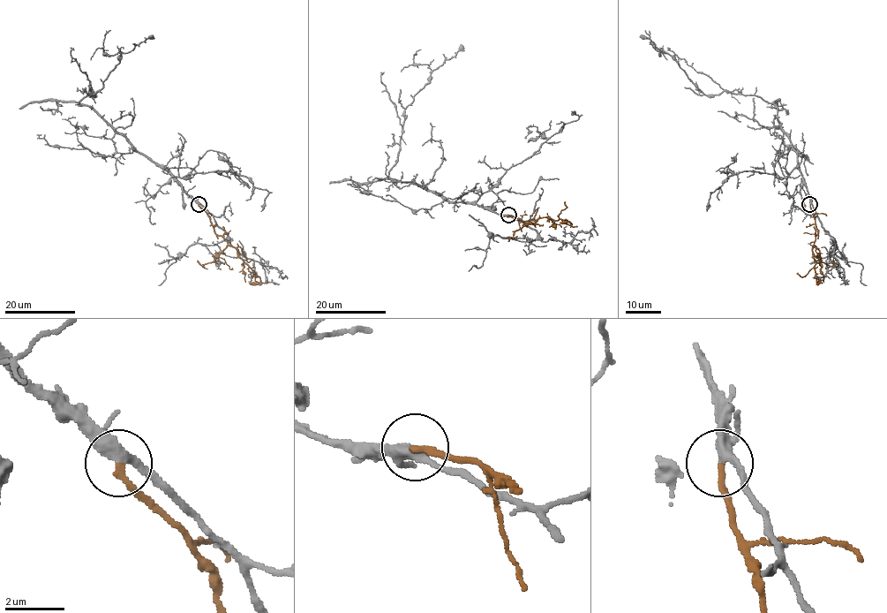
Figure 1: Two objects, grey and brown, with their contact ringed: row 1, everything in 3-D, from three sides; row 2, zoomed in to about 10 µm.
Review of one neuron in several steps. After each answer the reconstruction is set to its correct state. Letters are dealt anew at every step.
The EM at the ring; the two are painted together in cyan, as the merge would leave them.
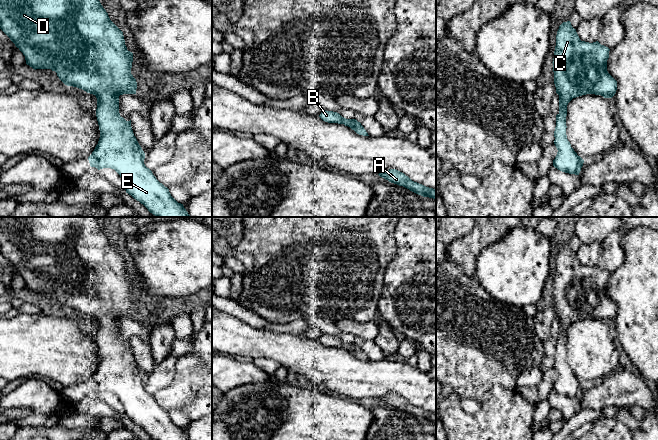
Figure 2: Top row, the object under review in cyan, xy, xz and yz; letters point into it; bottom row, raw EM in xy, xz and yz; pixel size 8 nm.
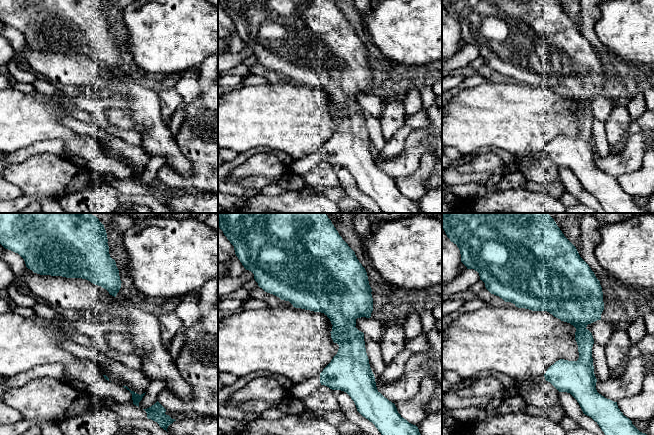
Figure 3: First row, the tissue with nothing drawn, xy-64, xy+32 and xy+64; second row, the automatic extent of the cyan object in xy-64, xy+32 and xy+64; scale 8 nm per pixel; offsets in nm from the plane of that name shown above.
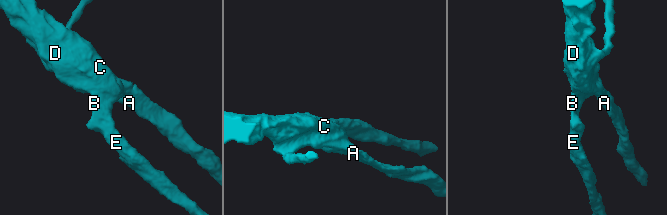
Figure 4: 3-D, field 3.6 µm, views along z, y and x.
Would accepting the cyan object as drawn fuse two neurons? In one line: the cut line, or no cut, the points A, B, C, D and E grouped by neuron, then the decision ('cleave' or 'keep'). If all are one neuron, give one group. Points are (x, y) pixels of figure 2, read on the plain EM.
cut none; groups A B C D E; keep

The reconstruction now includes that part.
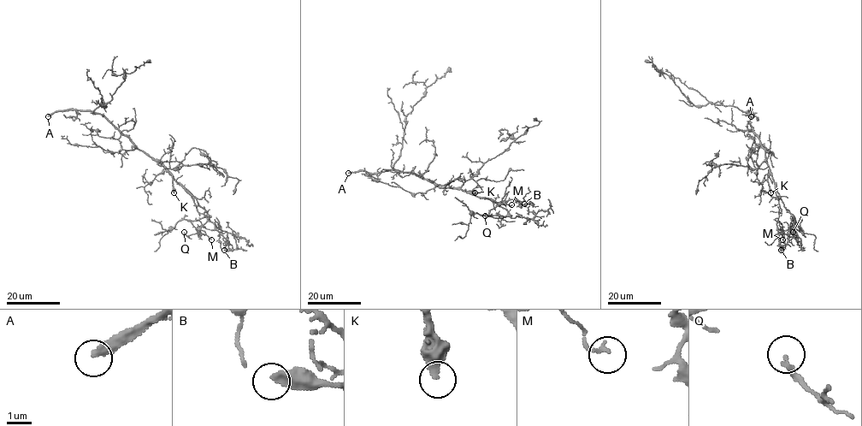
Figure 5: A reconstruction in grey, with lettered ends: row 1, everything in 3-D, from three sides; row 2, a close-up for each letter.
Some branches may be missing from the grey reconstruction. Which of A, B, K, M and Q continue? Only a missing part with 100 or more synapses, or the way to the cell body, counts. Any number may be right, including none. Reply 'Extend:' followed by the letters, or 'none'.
Extend: A, K

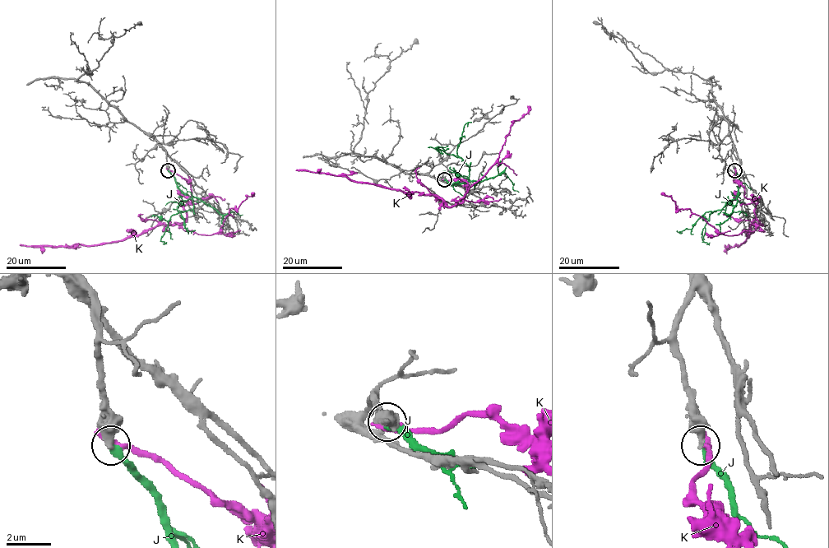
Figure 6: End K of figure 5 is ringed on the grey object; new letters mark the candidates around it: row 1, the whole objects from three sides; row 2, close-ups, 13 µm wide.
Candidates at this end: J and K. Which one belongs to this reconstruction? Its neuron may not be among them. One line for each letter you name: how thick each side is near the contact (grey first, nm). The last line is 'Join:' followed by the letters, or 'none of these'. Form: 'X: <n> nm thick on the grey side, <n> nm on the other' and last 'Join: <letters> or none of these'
J: 500 nm thick on the grey side, 280 nm on the other
Join: J

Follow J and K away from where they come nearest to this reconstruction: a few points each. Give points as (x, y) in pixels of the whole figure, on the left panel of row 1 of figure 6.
J: (168, 170), (176, 186), (192, 199), (193, 205), (192, 209), (170, 217), (160, 240), (166, 242)
K: (166, 169), (191, 185), (184, 206), (186, 220), (181, 223), (96, 245), (19, 244)

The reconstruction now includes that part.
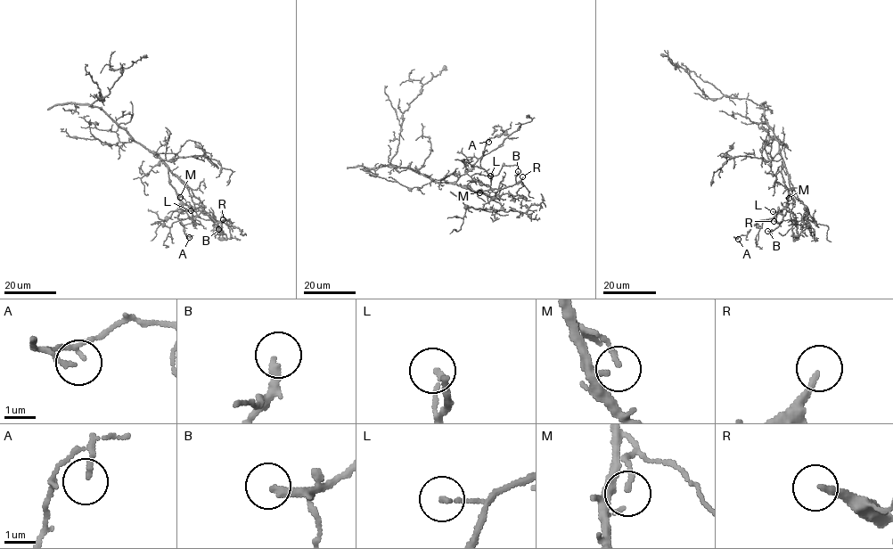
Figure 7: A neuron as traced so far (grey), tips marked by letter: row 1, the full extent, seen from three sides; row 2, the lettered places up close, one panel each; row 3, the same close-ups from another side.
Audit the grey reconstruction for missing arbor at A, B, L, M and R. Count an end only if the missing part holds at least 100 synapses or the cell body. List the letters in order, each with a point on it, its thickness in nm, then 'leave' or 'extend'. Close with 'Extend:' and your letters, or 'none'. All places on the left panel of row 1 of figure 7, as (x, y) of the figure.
A: at (189, 237); 120 nm thick; leave
B: at (218, 229); 240 nm thick; leave
L: at (191, 210); 130 nm thick; leave
M: at (180, 197); 140 nm thick; leave
R: at (223, 219); 180 nm thick; extend
Extend: R

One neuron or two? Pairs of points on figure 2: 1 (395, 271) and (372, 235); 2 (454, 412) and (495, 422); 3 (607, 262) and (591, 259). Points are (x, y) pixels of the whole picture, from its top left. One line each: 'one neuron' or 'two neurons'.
1: two neurons
2: one neuron
3: two neurons

